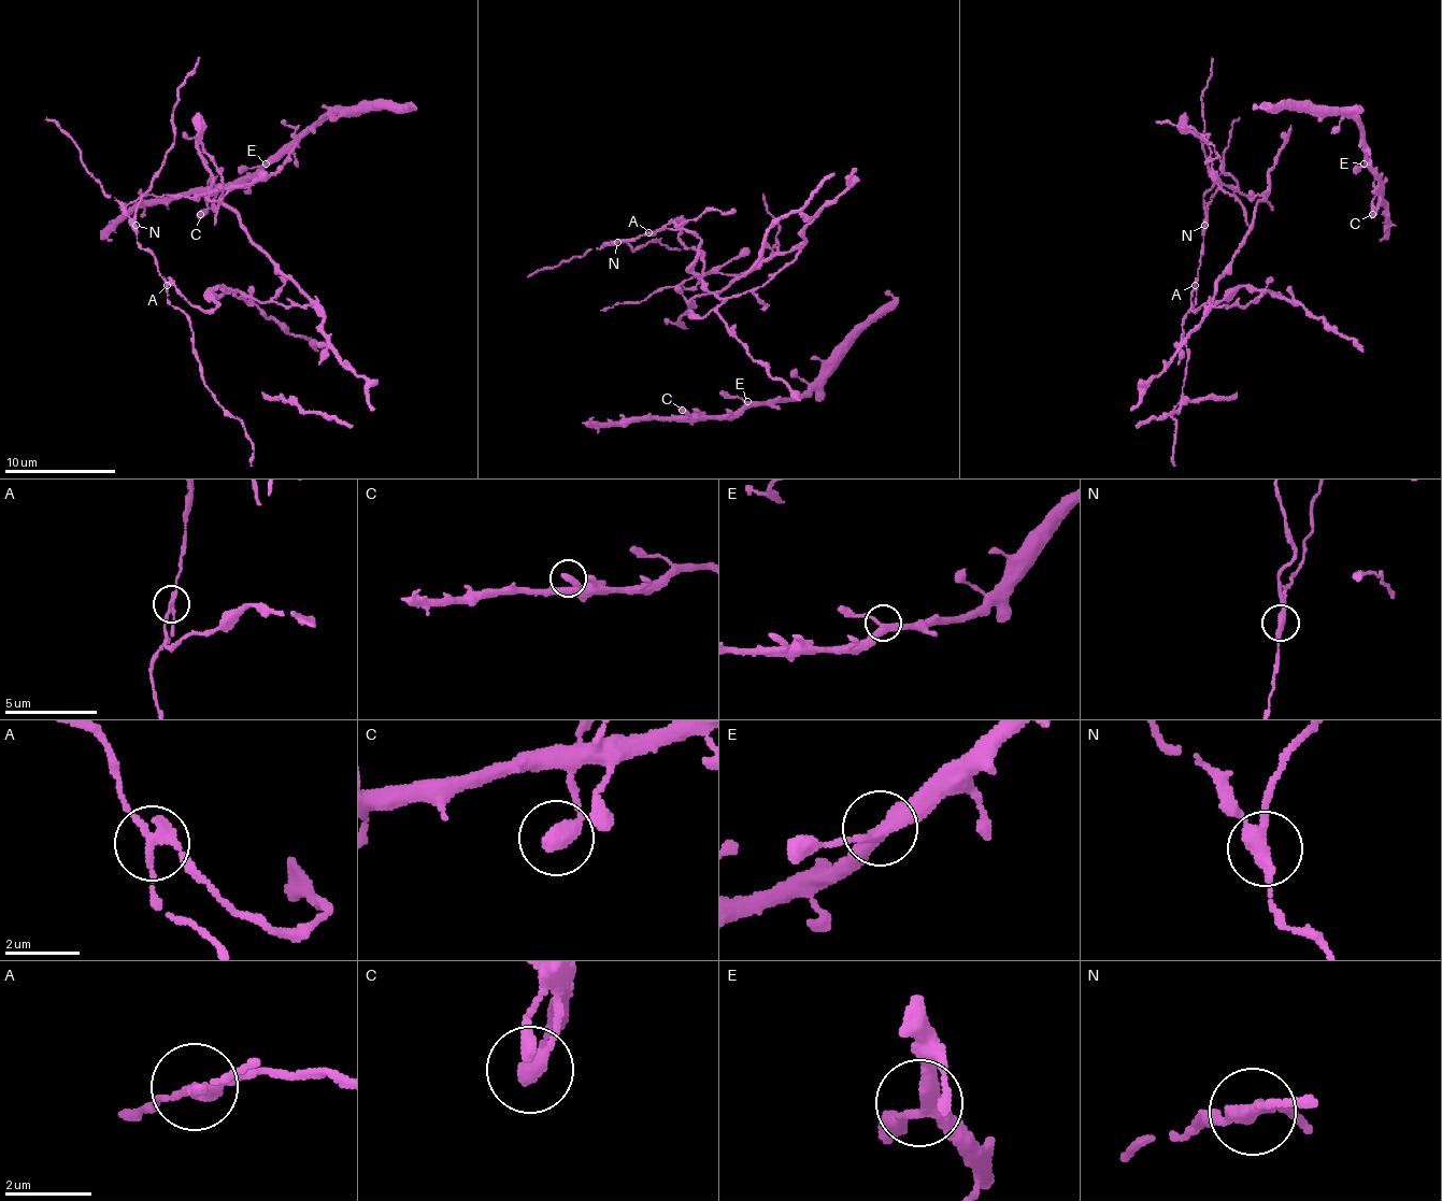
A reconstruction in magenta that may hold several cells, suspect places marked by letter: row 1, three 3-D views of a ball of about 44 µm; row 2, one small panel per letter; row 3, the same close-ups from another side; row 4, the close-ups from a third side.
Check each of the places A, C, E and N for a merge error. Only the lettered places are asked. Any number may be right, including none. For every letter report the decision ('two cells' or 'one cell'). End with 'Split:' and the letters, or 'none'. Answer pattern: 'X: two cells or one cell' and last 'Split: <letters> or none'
A: two cells
C: one cell
E: one cell
N: two cells
Split: A, N

